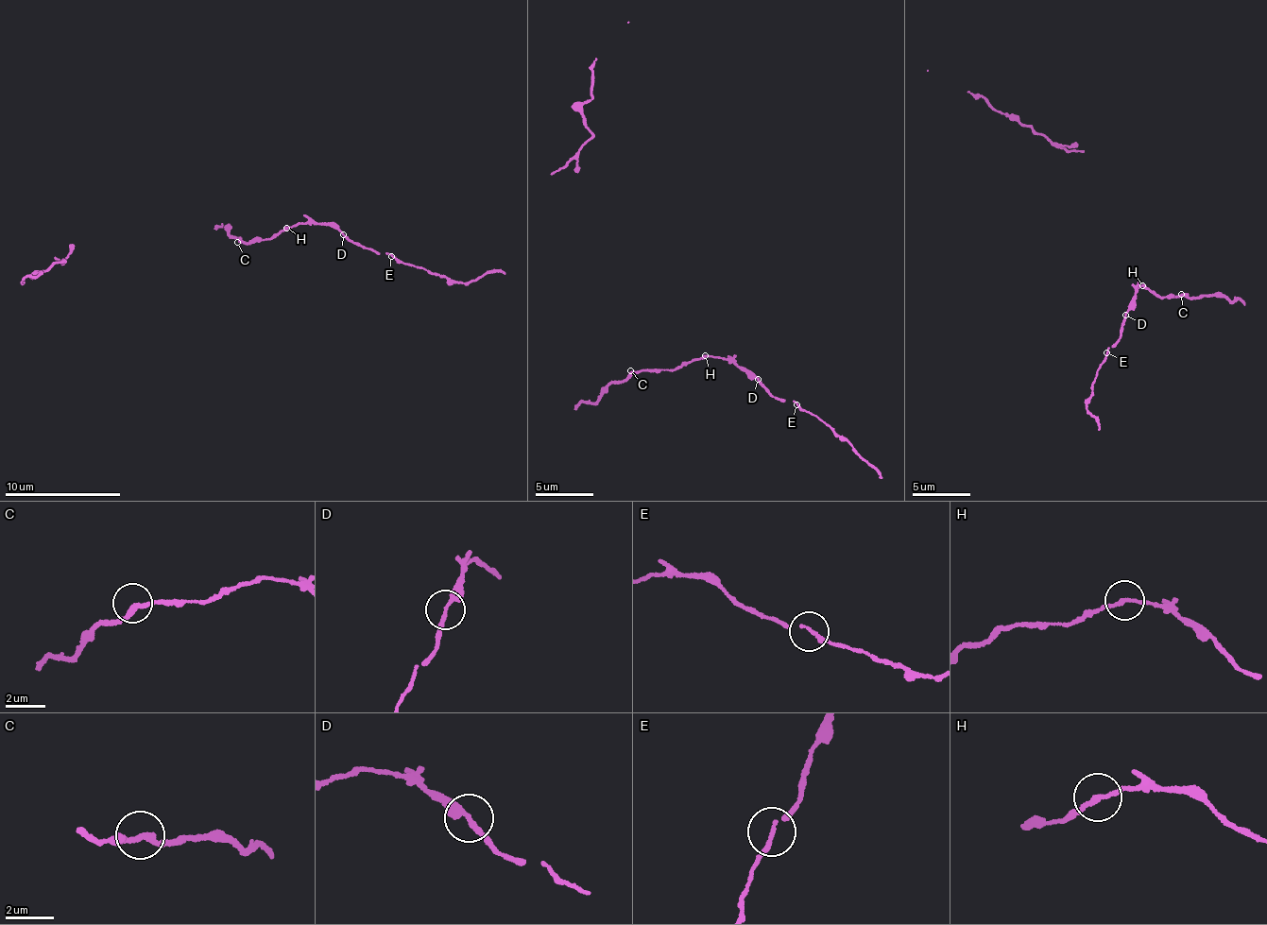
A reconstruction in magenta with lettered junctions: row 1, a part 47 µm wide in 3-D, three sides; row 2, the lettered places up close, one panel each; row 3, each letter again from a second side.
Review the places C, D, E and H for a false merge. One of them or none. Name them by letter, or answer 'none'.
none

